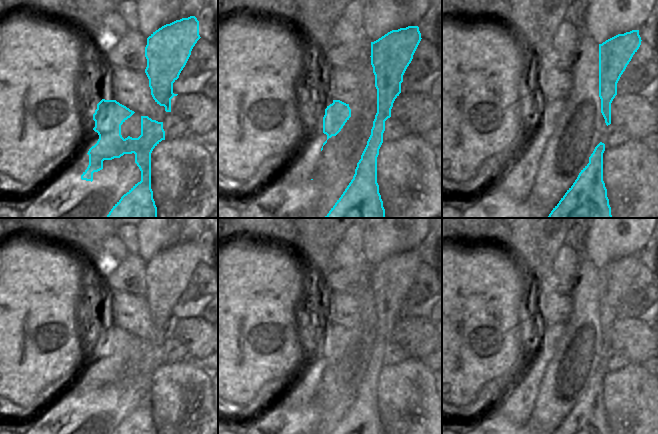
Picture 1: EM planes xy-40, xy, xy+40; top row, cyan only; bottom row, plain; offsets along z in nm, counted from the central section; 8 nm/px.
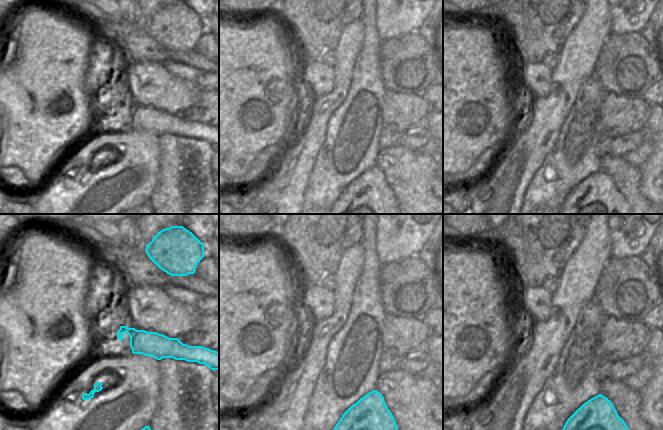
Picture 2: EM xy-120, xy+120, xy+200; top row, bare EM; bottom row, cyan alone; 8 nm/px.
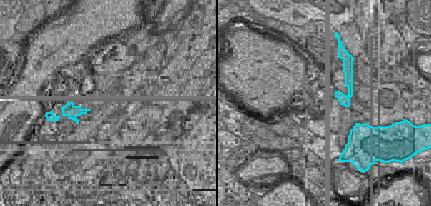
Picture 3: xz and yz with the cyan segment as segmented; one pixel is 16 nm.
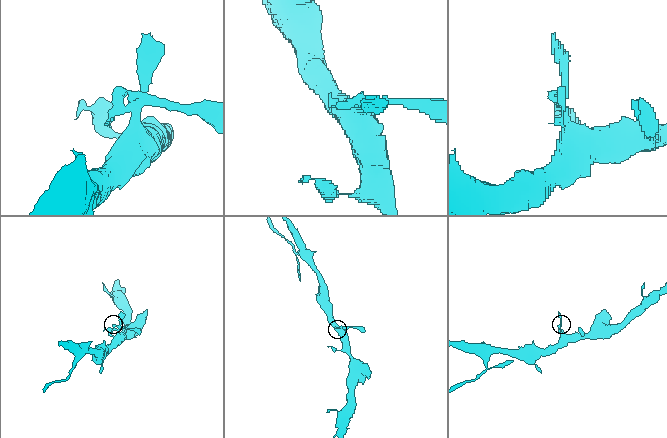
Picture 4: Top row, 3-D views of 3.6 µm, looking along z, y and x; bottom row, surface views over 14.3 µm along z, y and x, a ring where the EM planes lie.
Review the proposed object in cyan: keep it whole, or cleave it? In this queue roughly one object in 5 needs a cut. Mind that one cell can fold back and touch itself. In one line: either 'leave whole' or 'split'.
leave whole

